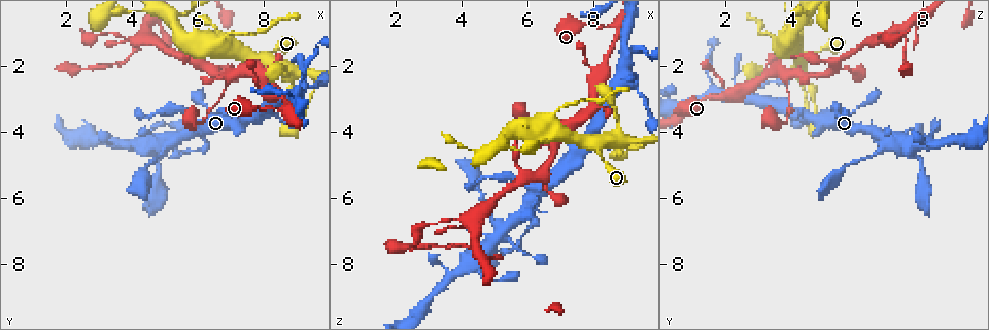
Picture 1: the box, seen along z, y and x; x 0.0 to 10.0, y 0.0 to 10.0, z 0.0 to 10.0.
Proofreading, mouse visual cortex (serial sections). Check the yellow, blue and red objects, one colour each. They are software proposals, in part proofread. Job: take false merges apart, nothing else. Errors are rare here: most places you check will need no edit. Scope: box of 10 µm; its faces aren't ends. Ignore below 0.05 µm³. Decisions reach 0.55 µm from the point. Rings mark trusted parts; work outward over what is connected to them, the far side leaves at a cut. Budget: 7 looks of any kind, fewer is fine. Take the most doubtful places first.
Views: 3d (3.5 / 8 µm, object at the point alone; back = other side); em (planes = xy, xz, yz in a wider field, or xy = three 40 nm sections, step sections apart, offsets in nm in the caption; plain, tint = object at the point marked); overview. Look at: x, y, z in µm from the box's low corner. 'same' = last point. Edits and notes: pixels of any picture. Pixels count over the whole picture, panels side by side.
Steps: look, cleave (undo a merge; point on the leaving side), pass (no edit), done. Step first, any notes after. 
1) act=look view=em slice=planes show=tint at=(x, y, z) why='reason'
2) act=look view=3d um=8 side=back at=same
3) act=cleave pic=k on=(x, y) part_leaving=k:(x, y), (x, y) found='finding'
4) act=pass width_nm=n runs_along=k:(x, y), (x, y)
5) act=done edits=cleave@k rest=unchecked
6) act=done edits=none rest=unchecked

act=look view=3d um=3.5 at=(8.70, 3.35, 0.80) why='three arms meet'

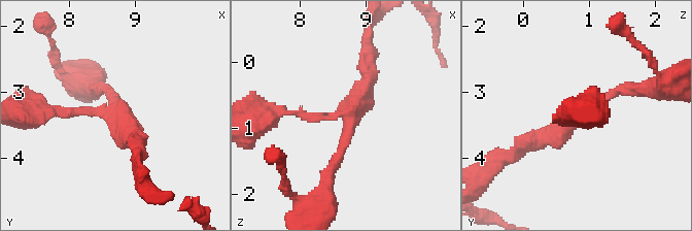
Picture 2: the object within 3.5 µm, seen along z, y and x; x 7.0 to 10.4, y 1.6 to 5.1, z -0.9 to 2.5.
act=look view=em slice=xy step=1 show=tint at=(8.70, 3.35, 0.80) arms=3 arm_widths_nm=150,150,250

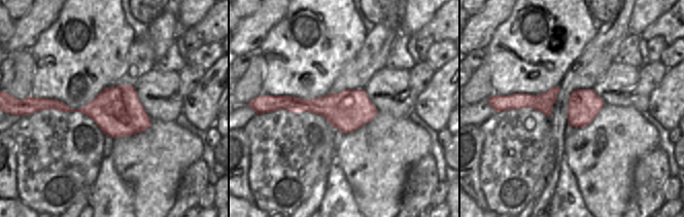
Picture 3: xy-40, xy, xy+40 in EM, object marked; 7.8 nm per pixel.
act=pass runs_along=2:(280, 111), (349, 117), (331, 166) found='continuous, no second cell'

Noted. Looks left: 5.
act=look view=3d um=3.5 at=(7.10, 2.20, 4.00) why='two arms in line, one across'

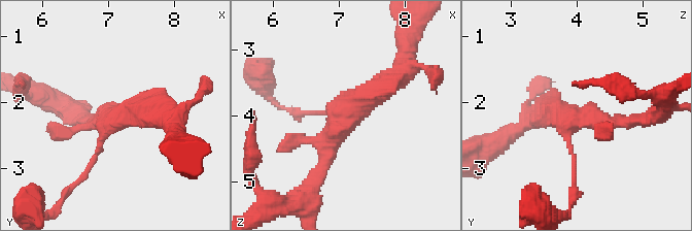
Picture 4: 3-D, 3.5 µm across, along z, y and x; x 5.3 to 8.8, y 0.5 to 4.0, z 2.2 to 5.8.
act=look view=em slice=xy step=3 show=tint at=(7.15, 2.20, 3.90) arms=3 arm_widths_nm=100,200,300

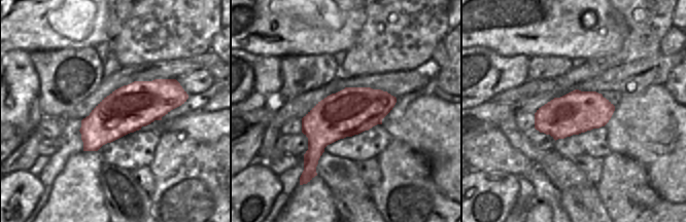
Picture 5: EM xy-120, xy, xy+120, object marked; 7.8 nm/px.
act=look view=em slice=planes show=tint at=same why='cut it another way'

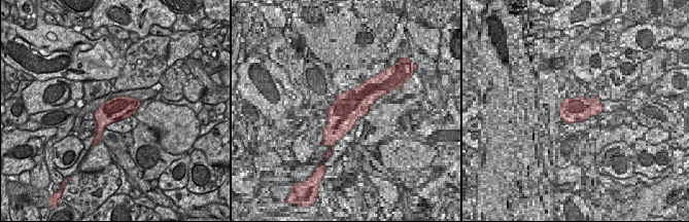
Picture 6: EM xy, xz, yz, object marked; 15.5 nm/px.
act=pass runs_along=4:(405, 69), (347, 111), (319, 172) found='continuous, no second cell'

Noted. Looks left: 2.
act=done edits=none rest=unchecked

